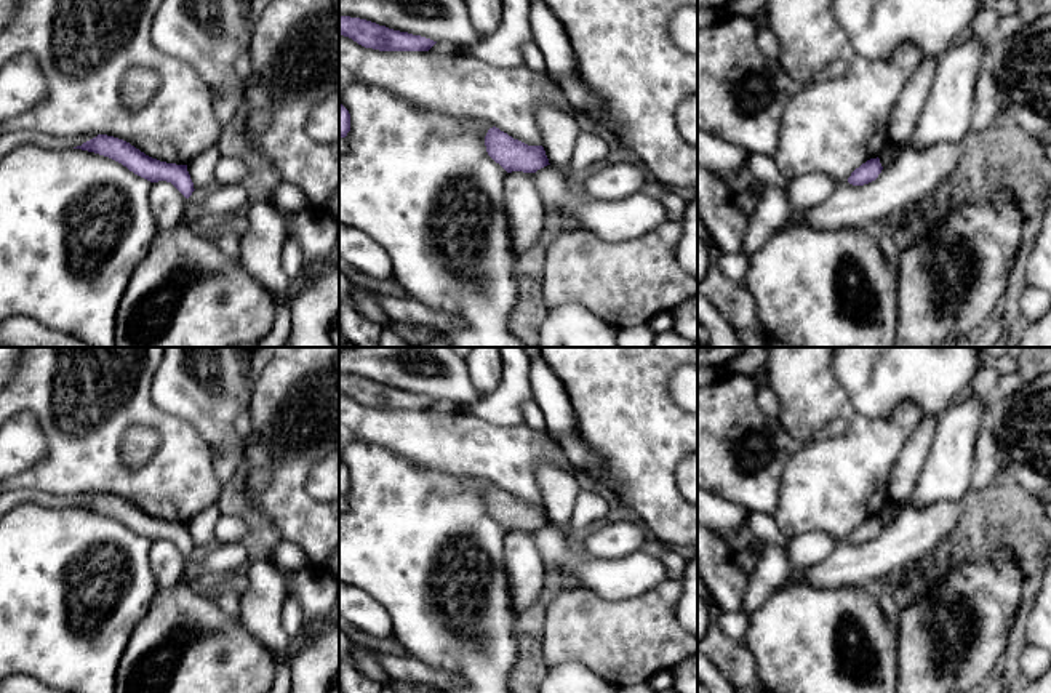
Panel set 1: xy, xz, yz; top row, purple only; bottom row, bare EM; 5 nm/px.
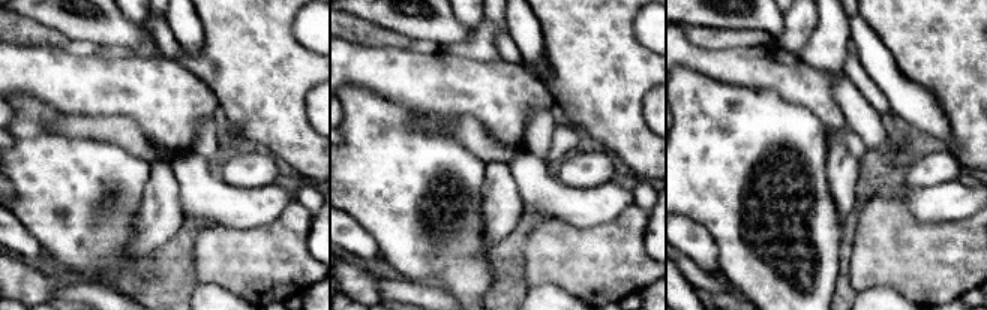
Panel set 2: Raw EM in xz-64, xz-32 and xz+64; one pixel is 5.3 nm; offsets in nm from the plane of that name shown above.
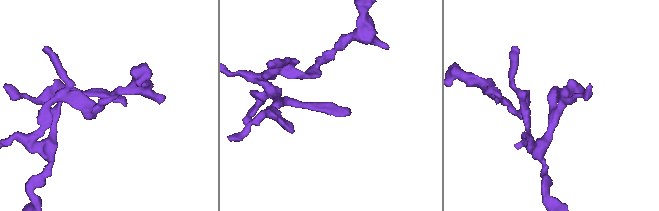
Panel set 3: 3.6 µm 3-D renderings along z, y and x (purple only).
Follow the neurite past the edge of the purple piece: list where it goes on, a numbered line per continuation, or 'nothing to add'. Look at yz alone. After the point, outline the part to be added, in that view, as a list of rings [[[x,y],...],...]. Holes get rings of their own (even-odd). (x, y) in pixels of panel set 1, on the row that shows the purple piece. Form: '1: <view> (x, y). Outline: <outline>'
nothing to add

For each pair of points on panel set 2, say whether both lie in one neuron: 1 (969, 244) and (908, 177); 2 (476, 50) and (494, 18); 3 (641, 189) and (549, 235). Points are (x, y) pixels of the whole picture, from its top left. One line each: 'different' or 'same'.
1: different
2: same
3: different

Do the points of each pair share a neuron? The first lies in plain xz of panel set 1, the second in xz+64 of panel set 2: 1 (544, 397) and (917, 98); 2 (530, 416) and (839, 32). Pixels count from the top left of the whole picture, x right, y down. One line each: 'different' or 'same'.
1: same
2: different

